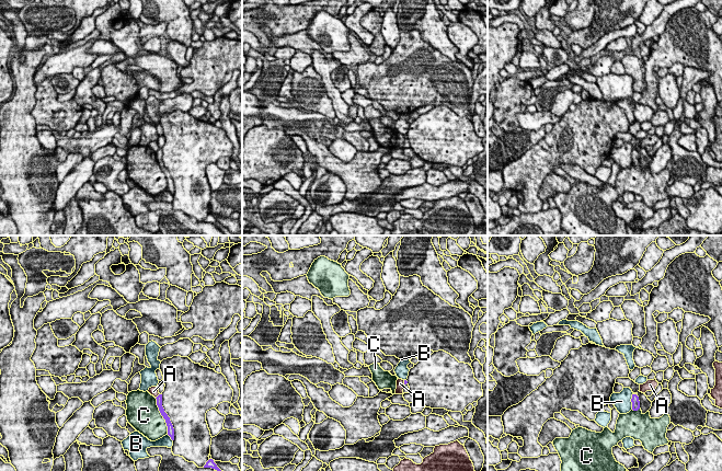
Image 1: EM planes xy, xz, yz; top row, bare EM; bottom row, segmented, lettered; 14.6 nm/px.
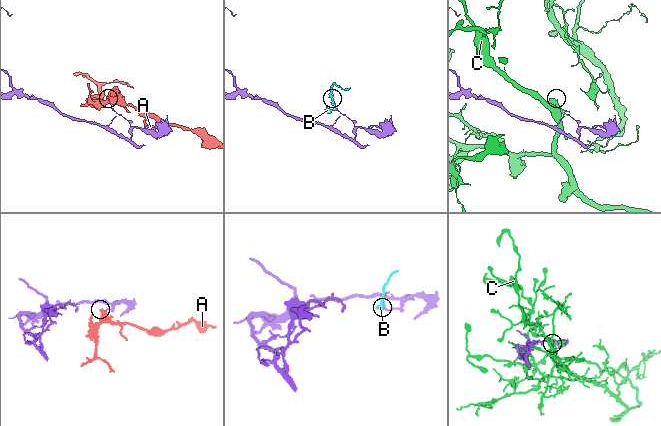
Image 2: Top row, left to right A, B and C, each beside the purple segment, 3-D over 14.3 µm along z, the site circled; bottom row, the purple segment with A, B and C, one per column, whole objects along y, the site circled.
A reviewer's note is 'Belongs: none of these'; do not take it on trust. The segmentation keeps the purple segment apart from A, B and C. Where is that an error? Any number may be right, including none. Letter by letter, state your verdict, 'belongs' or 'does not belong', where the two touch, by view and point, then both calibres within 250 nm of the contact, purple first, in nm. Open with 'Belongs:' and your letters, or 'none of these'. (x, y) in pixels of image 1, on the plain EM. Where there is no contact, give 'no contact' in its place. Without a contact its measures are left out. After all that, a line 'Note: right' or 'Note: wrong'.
Belongs: none of these
A: does not belong; contact xy (158, 150); calibres 100 and 130 nm
B: does not belong; contact yz (631, 156); calibres 130 and 260 nm
C: does not belong; contact xy (162, 170); calibres 100 and 440 nm
Note: right

